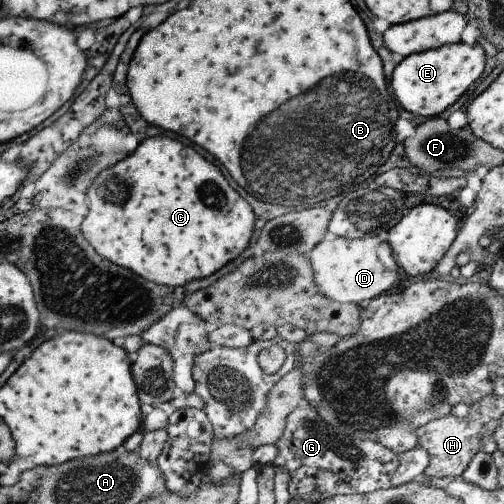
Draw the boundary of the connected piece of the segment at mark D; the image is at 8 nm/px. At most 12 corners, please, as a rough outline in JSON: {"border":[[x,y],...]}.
{"border":[[383,233],[328,235],[308,253],[319,291],[364,305],[399,288]]}

